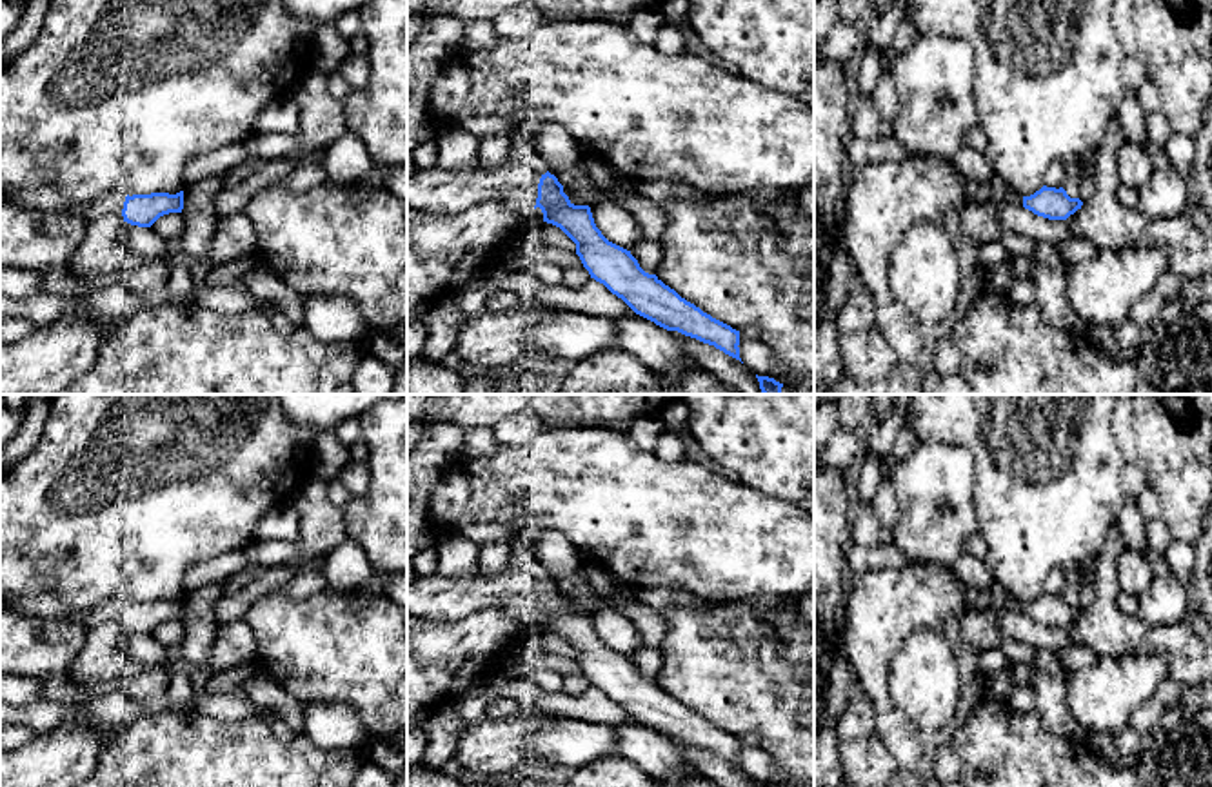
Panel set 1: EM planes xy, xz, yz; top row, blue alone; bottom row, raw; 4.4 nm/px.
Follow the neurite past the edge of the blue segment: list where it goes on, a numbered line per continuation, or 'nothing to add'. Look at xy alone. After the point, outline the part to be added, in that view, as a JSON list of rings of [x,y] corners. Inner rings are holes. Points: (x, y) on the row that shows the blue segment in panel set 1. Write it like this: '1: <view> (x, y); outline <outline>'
1: xy (46, 199); outline [[[40,187],[16,194],[2,194],[0,200],[24,209],[76,214],[84,222],[89,222],[111,213],[122,213],[125,196],[127,194],[124,193],[113,191],[102,194],[98,200],[85,204],[84,207],[73,207],[55,187]]]

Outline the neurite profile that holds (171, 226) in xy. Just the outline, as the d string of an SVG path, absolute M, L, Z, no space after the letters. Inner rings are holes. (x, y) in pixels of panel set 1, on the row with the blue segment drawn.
M169 213L169 214L160 216L151 227L165 242L178 244L180 236L184 234L185 222L184 222L182 213Z

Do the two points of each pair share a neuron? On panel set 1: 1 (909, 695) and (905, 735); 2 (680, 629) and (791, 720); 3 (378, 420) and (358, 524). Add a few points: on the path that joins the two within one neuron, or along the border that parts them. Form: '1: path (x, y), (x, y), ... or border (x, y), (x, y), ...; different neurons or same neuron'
1: border (887, 678), (891, 700), (916, 724), (949, 726); different neurons
2: path (707, 655), (715, 662), (735, 664), (764, 693); same neuron
3: path (384, 446), (384, 498); same neuron

